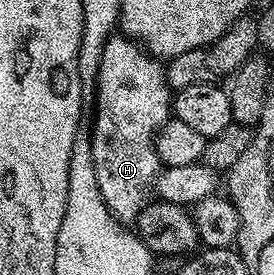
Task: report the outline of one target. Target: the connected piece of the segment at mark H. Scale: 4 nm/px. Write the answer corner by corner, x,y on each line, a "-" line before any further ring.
113,34
108,39
106,46
102,50
102,62
98,66
98,74
96,75
96,102
94,111
96,117
92,120
90,131
92,133
92,153
94,154
94,171
98,173
98,190
102,190
102,198
106,202
106,206
112,212
112,215
120,221
121,224
131,225
140,216
140,211
143,210
150,203
154,196
154,185
156,177
162,171
160,162
160,153
158,151
158,133
163,129
164,125
168,123
170,117
173,115
172,101
174,99
173,89
168,87
168,78
166,75
166,68
157,57
153,56
151,52
144,49
142,44
136,43
123,34

